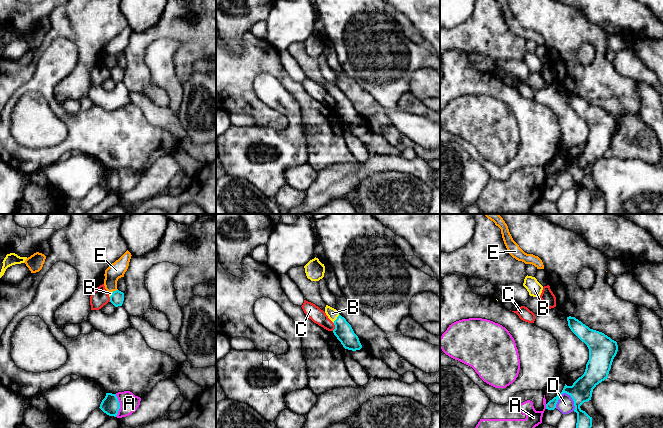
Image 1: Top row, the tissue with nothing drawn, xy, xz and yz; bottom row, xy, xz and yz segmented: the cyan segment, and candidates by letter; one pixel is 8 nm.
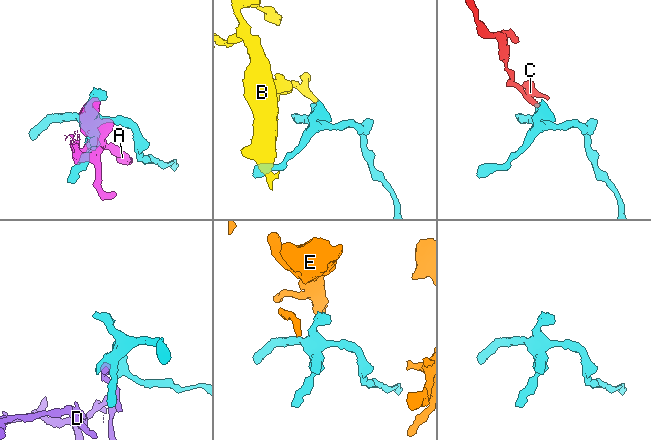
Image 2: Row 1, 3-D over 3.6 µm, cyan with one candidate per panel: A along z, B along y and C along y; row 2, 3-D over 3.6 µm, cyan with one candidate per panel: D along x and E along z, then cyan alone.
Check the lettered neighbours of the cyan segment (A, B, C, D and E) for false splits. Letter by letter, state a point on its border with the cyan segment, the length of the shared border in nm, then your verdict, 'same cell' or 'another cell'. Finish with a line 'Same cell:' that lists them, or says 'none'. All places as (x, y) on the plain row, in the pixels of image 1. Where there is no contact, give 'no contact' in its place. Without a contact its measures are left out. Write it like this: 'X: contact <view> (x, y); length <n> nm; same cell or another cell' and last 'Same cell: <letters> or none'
A: contact xy (119, 181); length 180 nm; another cell
B: contact xz (337, 94); length 90 nm; same cell
C: contact xz (335, 103); length 70 nm; another cell
D: contact yz (573, 176); length 180 nm; another cell
E: contact xy (114, 67); length 50 nm; another cell
Same cell: B

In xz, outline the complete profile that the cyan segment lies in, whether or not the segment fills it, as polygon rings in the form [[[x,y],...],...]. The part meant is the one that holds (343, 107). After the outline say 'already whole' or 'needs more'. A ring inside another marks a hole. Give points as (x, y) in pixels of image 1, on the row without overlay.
[[[328,81],[325,83],[325,89],[334,99],[334,111],[341,118],[343,123],[348,126],[356,127],[362,124],[358,112],[354,109],[351,101],[342,93],[338,87]]]; needs more

